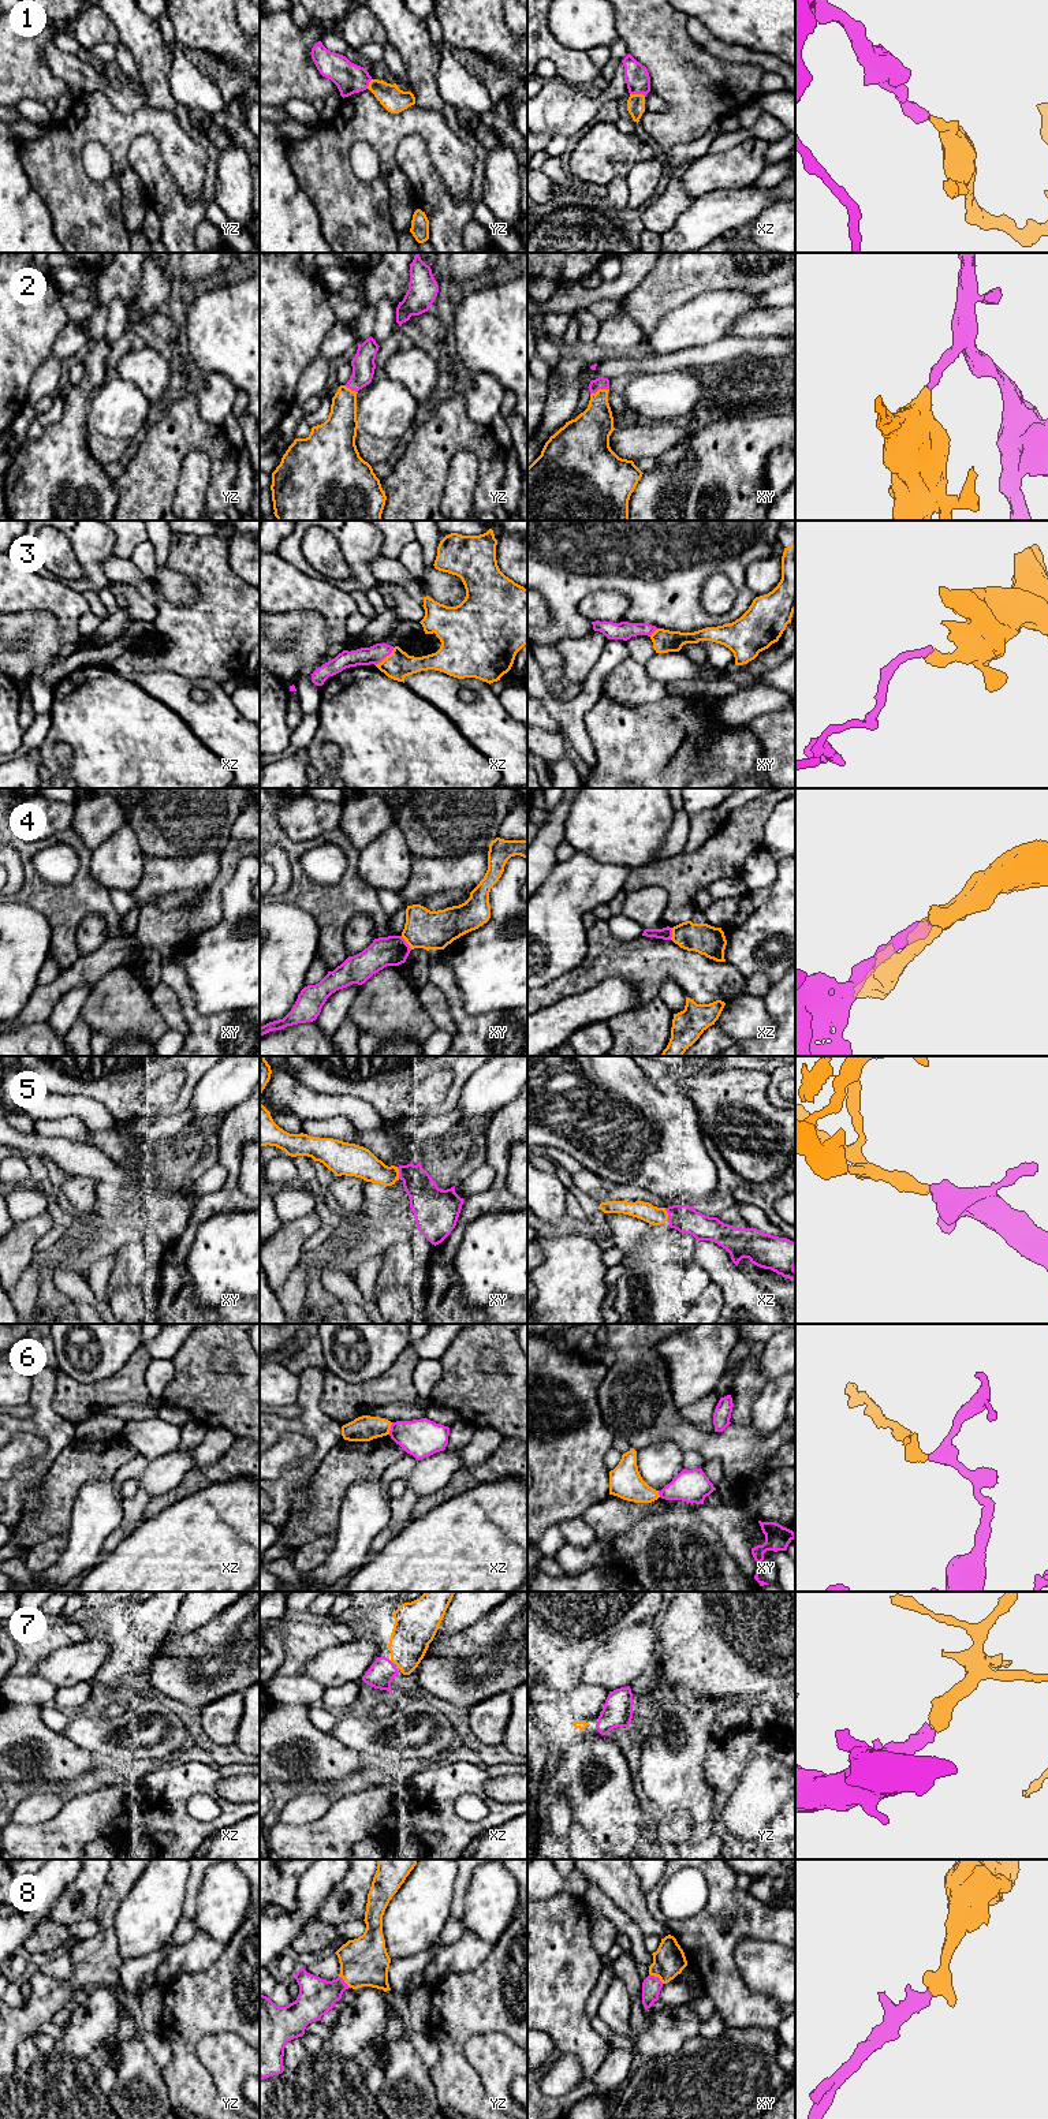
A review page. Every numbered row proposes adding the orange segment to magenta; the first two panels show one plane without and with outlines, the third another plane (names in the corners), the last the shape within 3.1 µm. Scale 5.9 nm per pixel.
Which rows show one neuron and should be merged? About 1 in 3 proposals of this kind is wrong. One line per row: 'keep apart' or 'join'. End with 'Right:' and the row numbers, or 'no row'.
1: join
2: join
3: keep apart
4: keep apart
5: join
6: keep apart
7: join
8: join
Right: 1, 2, 5, 7, 8

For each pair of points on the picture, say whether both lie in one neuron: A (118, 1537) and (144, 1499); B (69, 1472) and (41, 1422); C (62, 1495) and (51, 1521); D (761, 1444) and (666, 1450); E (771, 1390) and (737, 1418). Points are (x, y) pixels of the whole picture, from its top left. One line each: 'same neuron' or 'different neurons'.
A: same neuron
B: different neurons
C: same neuron
D: different neurons
E: different neurons

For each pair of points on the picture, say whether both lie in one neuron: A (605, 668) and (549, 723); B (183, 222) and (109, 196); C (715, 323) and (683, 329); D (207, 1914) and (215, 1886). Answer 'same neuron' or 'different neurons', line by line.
A: different neurons
B: different neurons
C: same neuron
D: same neuron

